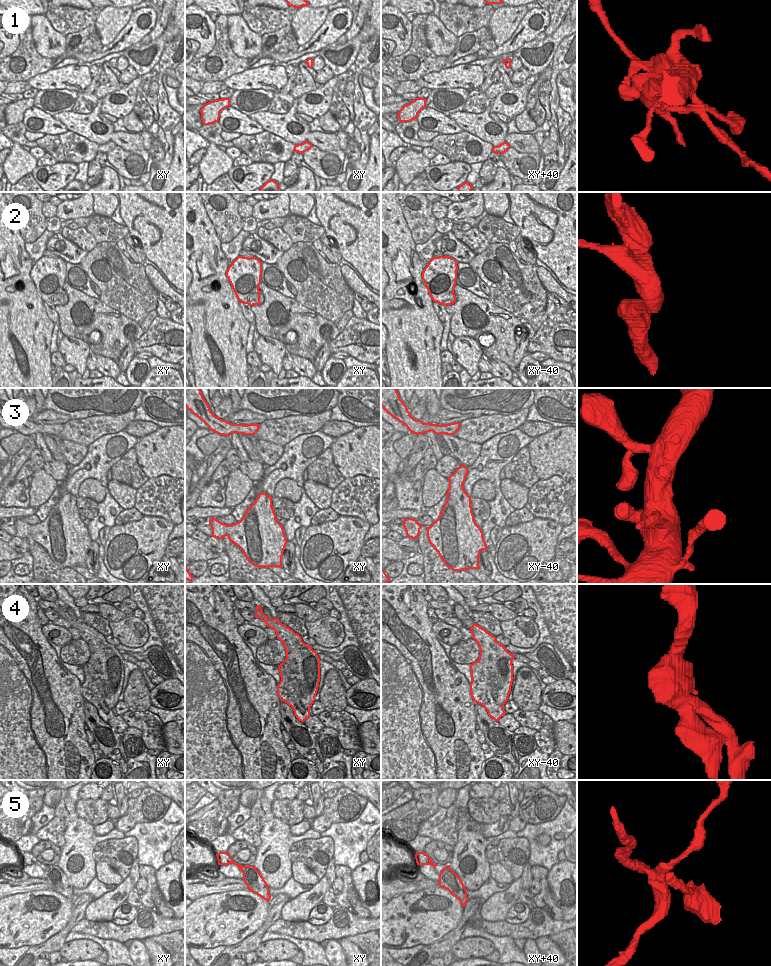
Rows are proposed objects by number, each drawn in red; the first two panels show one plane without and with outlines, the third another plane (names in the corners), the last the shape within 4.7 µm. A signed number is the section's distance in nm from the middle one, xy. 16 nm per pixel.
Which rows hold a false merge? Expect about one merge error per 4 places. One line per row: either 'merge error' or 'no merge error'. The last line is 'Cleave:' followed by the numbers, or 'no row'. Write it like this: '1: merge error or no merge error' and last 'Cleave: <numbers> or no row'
1: no merge error
2: no merge error
3: no merge error
4: merge error
5: merge error
Cleave: 4, 5

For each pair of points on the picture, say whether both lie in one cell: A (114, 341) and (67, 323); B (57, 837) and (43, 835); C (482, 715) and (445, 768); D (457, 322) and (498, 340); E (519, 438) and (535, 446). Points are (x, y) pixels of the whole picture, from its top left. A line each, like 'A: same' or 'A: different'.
A: same
B: same
C: different
D: same
E: different

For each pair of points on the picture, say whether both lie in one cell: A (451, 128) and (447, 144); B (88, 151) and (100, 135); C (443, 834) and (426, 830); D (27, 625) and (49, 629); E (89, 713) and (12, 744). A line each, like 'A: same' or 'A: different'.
A: different
B: different
C: same
D: different
E: different

